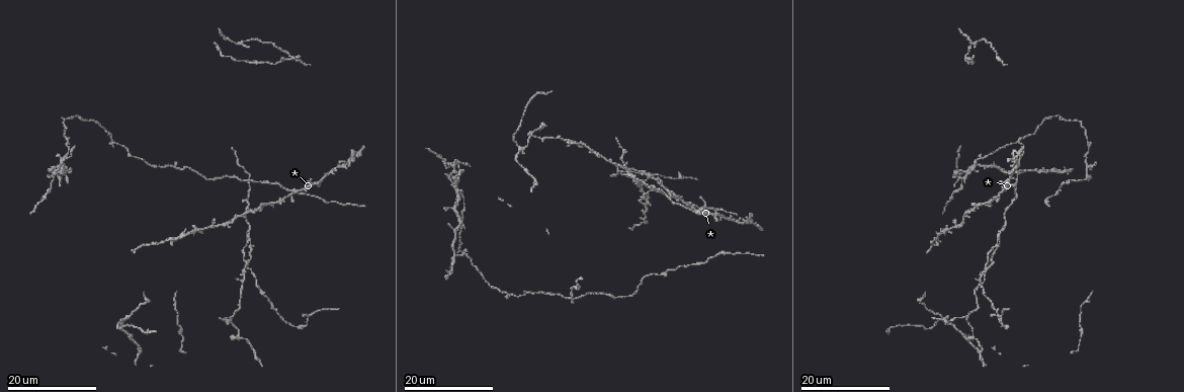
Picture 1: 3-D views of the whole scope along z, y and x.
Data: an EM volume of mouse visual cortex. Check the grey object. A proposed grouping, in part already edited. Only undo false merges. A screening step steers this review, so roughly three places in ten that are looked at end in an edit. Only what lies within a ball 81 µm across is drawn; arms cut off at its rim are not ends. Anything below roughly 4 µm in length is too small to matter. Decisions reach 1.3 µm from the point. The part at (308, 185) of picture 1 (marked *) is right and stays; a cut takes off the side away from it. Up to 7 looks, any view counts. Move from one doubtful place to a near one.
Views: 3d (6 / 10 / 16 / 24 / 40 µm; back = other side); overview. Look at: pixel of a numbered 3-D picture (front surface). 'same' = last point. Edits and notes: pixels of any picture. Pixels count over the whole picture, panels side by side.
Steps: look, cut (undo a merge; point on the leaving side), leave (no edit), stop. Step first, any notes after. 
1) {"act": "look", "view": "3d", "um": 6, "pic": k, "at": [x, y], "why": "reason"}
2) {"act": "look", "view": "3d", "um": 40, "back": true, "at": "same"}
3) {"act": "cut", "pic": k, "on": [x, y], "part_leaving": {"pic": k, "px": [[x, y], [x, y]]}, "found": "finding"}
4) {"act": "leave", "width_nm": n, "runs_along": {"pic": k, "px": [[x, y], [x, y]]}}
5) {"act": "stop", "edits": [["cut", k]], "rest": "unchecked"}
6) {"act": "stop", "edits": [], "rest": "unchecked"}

{"act": "look", "view": "3d", "um": 24, "pic": 1, "at": [1011, 184], "why": "three arms meet"}

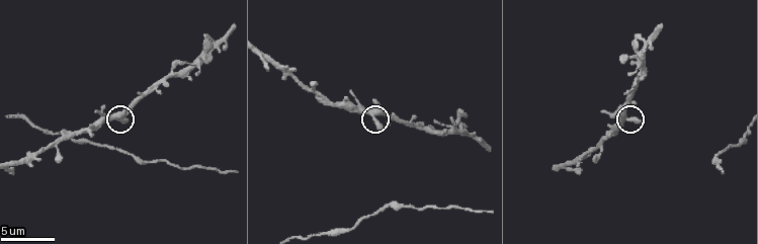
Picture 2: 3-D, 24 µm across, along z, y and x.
{"act": "look", "view": "3d", "um": 10, "pic": 2, "at": [374, 118]}

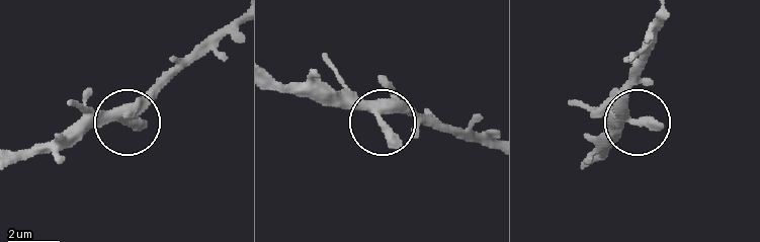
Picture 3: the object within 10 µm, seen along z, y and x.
{"act": "leave", "arms": 3, "found": "continuous, no second neuron"}

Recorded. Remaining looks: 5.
{"act": "look", "view": "3d", "um": 16, "pic": 1, "at": [999, 239], "why": "side arm on a straight run"}

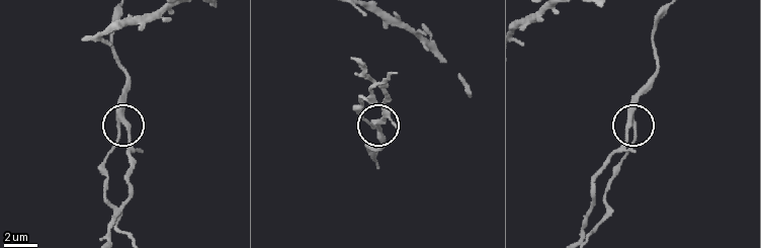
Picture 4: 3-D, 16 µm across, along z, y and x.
{"act": "look", "view": "3d", "um": 10, "pic": 4, "at": [126, 125]}

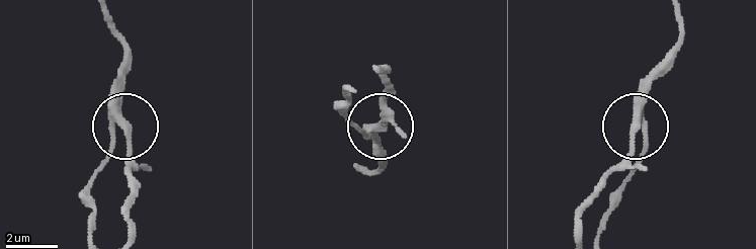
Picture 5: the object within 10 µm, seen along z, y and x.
{"act": "cut", "pic": 5, "on": [131, 148], "part_leaving": {"pic": 5, "px": [[116, 112], [130, 149], [130, 234]]}, "found": "a second neuron is stuck on"}

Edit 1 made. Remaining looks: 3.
{"act": "look", "view": "overview"}

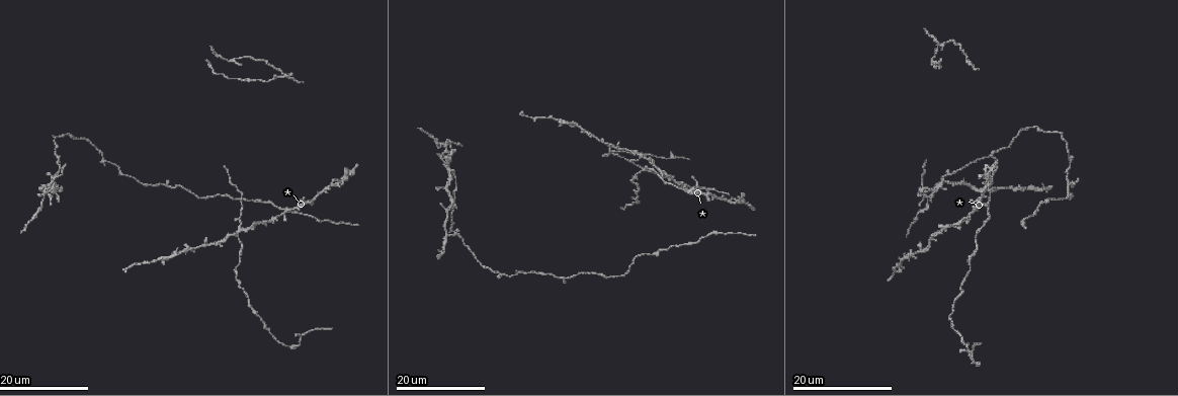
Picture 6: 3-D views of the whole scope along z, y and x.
{"act": "look", "view": "3d", "um": 16, "pic": 6, "at": [953, 228], "why": "side arm on a straight run"}

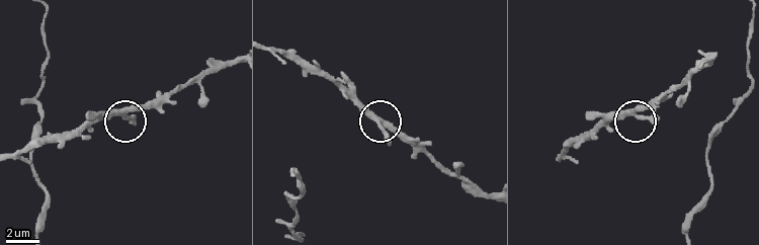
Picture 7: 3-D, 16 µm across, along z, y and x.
{"act": "look", "view": "3d", "um": 6, "pic": 7, "at": [124, 115]}

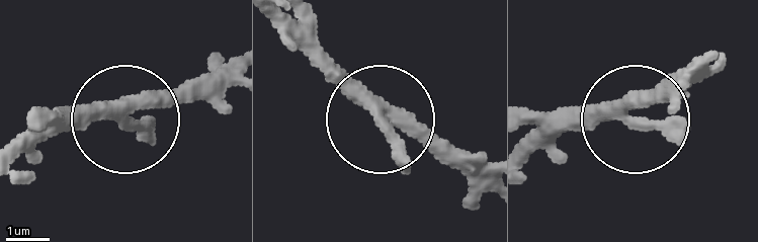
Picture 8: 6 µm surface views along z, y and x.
{"act": "leave", "side_arm_um": 41, "runs_along": {"pic": 8, "px": [[706, 68], [626, 115], [555, 115]]}, "found": "continuous, no second neuron"}

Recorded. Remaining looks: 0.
{"act": "stop", "edits": [["cut", 5]], "rest": "unchecked"}

